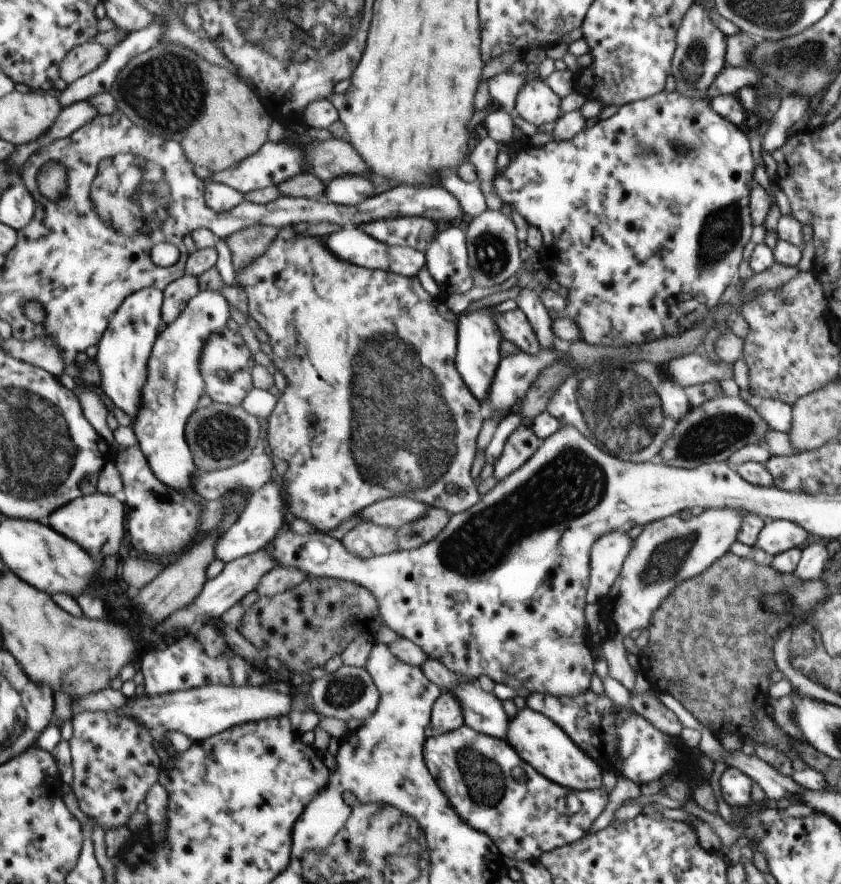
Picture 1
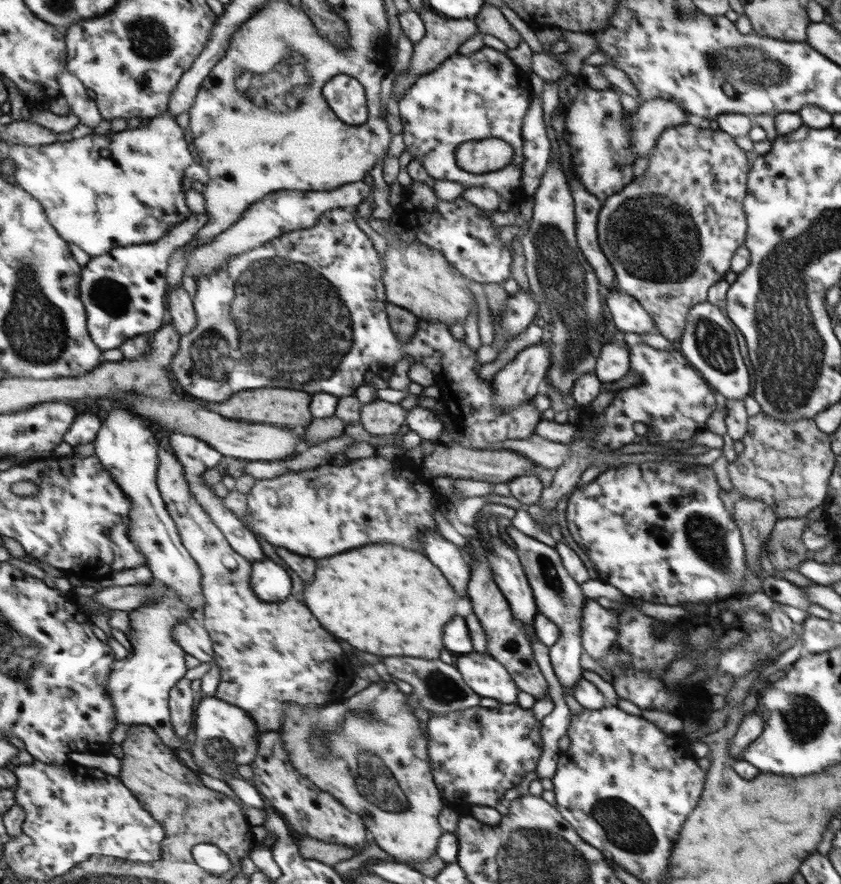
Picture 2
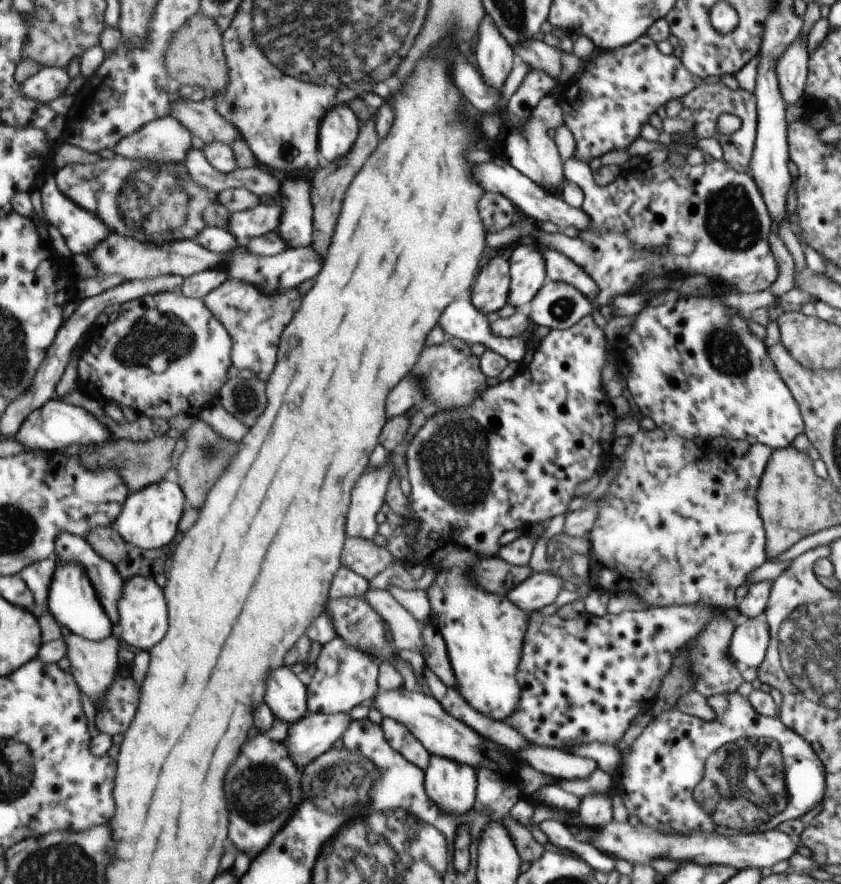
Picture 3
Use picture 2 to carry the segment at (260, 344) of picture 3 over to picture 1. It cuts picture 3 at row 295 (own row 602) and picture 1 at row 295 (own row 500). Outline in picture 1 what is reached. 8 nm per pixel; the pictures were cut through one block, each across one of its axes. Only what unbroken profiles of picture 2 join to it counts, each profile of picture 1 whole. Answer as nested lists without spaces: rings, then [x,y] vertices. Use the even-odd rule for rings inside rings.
[[[185,275],[172,282],[164,292],[164,326],[170,325],[179,319],[181,313],[188,307],[191,300],[203,291],[200,278]]]

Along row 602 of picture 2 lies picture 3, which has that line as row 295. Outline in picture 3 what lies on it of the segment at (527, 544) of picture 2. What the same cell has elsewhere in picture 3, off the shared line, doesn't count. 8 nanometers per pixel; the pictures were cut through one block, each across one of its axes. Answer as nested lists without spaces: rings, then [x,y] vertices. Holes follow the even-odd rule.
[[[547,280],[531,301],[530,322],[550,329],[565,330],[593,310],[586,296],[559,281]]]

